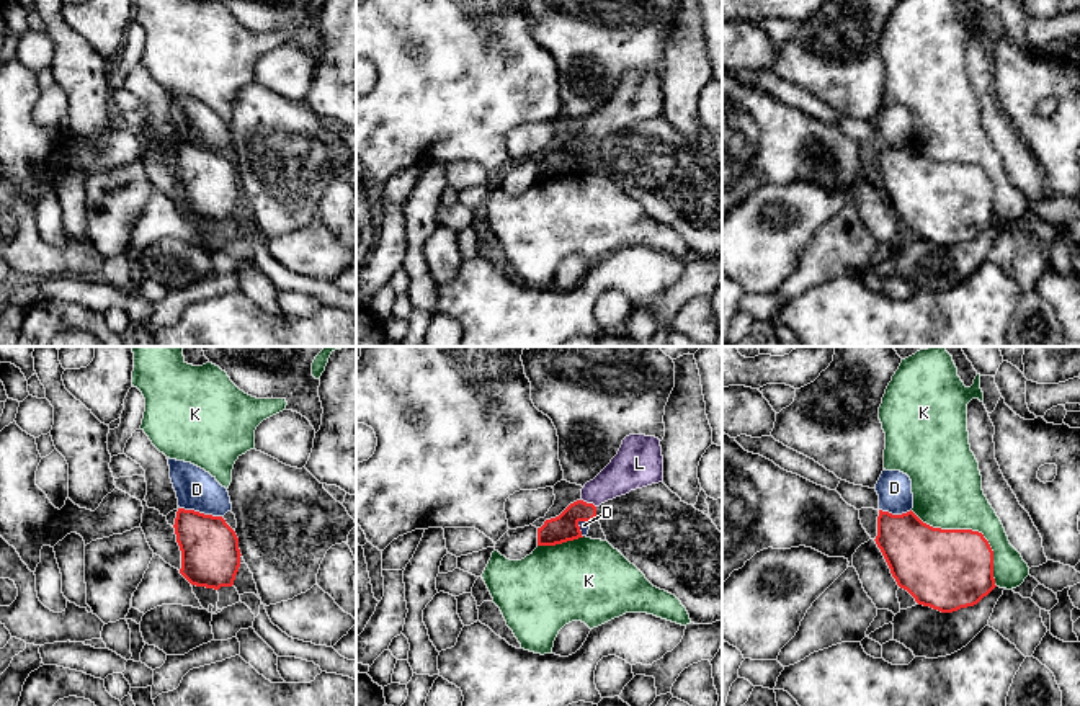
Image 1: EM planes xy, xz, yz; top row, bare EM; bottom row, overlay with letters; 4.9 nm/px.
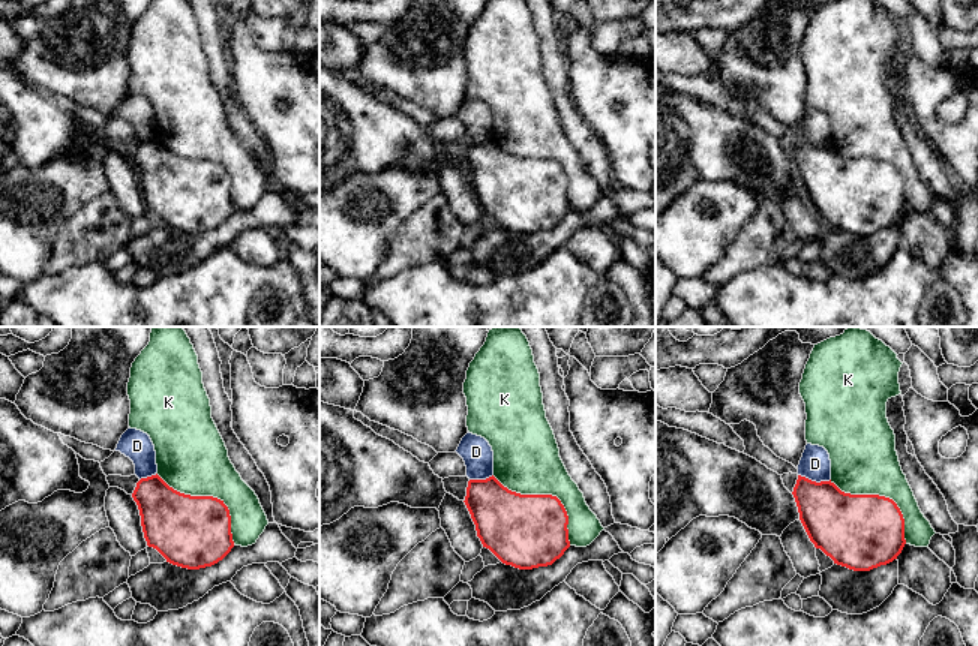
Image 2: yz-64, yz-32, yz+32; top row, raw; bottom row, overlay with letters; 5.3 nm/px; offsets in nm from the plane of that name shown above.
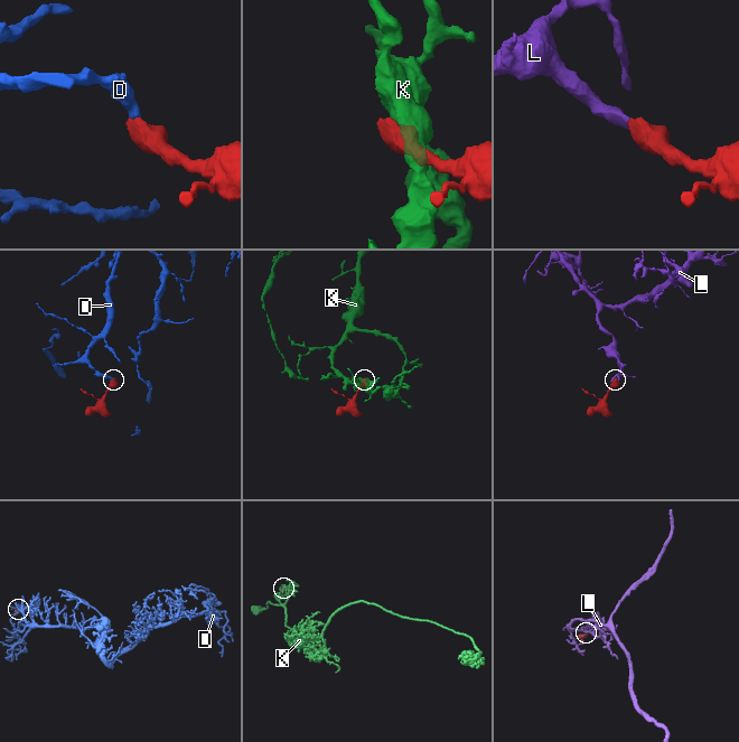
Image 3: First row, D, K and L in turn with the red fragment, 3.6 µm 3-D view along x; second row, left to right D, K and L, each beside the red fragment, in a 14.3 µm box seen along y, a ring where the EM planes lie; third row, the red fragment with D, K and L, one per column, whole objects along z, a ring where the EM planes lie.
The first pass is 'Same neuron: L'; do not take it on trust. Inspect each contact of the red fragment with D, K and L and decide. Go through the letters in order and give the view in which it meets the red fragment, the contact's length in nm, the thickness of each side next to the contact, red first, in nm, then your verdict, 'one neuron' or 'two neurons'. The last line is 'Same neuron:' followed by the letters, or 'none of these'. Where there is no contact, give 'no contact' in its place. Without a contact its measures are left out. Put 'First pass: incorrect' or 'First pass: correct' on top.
First pass: correct
D: xy | 220 nm | 280/200 nm | two neurons
K: yz | 550 nm | 400/340 nm | two neurons
L: xz | 90 nm | 140/190 nm | one neuron
Same neuron: L

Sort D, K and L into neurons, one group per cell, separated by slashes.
D / K / L

